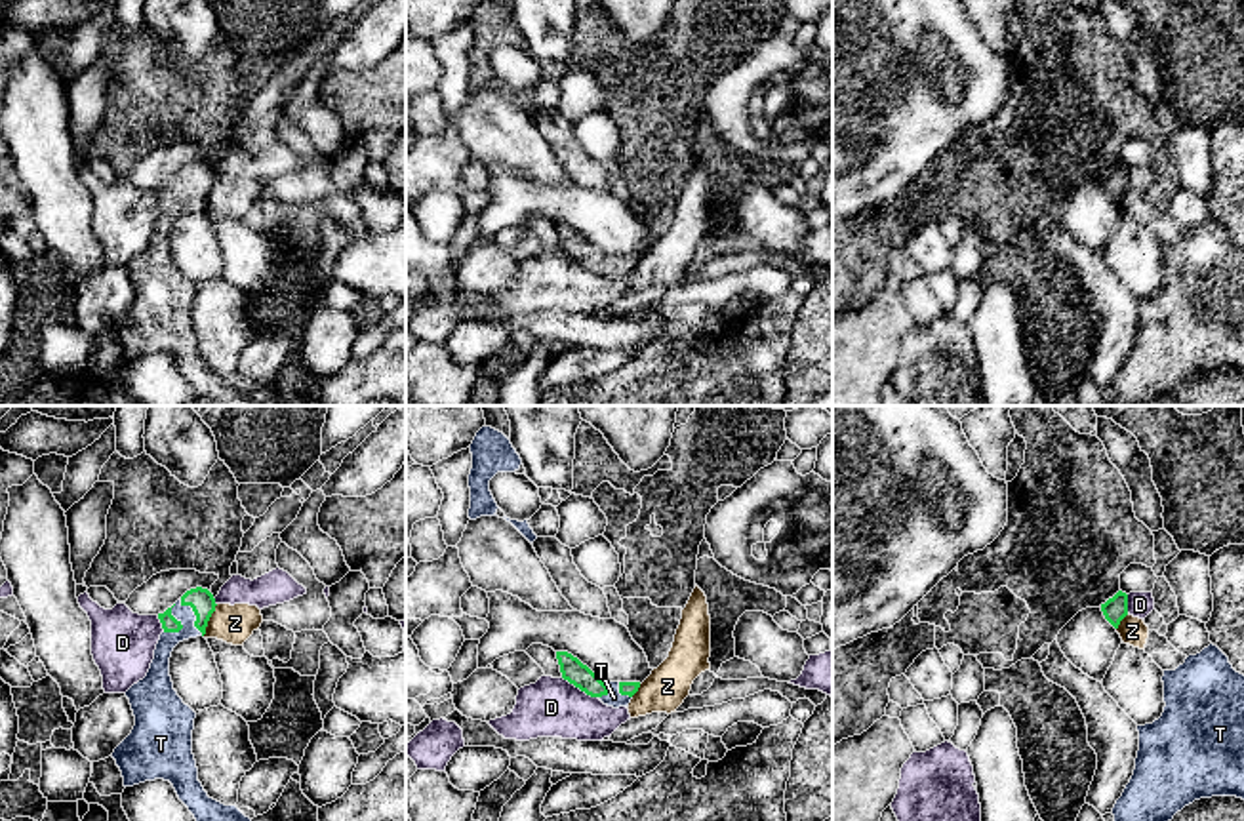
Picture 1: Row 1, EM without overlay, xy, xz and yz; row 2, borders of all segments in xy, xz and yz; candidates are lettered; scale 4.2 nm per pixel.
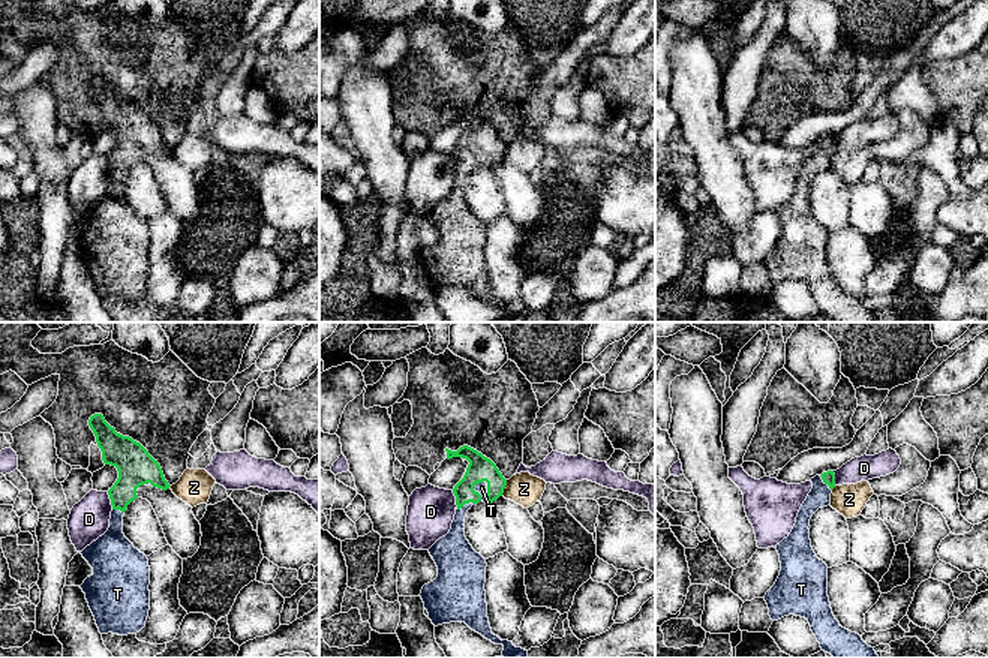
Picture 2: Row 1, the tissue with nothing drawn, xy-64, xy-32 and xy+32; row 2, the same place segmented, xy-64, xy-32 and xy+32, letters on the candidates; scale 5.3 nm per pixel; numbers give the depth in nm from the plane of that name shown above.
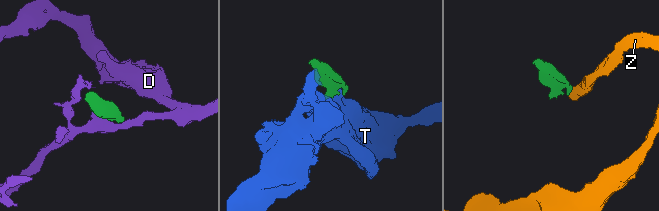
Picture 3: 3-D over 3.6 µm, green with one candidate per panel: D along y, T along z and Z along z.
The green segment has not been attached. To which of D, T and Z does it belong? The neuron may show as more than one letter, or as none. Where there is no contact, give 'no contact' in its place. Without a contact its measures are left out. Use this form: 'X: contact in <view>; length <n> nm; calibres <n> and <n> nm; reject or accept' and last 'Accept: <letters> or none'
D: contact in xz; length 180 nm; calibres 100 and 260 nm; reject
T: contact in xy; length 190 nm; calibres 110 and 80 nm; accept
Z: contact in xy; length 150 nm; calibres 110 and 160 nm; reject
Accept: T

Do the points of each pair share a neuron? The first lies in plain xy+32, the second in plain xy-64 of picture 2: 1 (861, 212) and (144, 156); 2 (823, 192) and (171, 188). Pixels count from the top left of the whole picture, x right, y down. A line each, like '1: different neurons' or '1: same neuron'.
1: same neuron
2: different neurons

